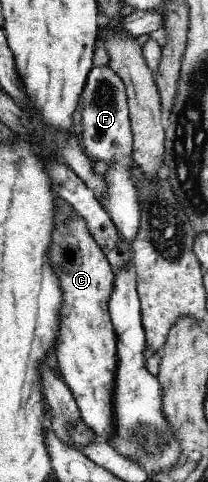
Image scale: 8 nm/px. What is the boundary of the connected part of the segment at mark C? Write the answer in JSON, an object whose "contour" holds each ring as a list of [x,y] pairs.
{"contour":[[[76,211],[54,226],[48,257],[54,267],[54,273],[58,275],[62,292],[60,329],[58,329],[60,335],[58,335],[58,347],[56,347],[60,378],[77,401],[82,421],[100,440],[106,440],[109,443],[114,433],[113,389],[118,363],[116,334],[109,314],[109,299],[114,289],[116,271],[92,237],[85,219]]]}

